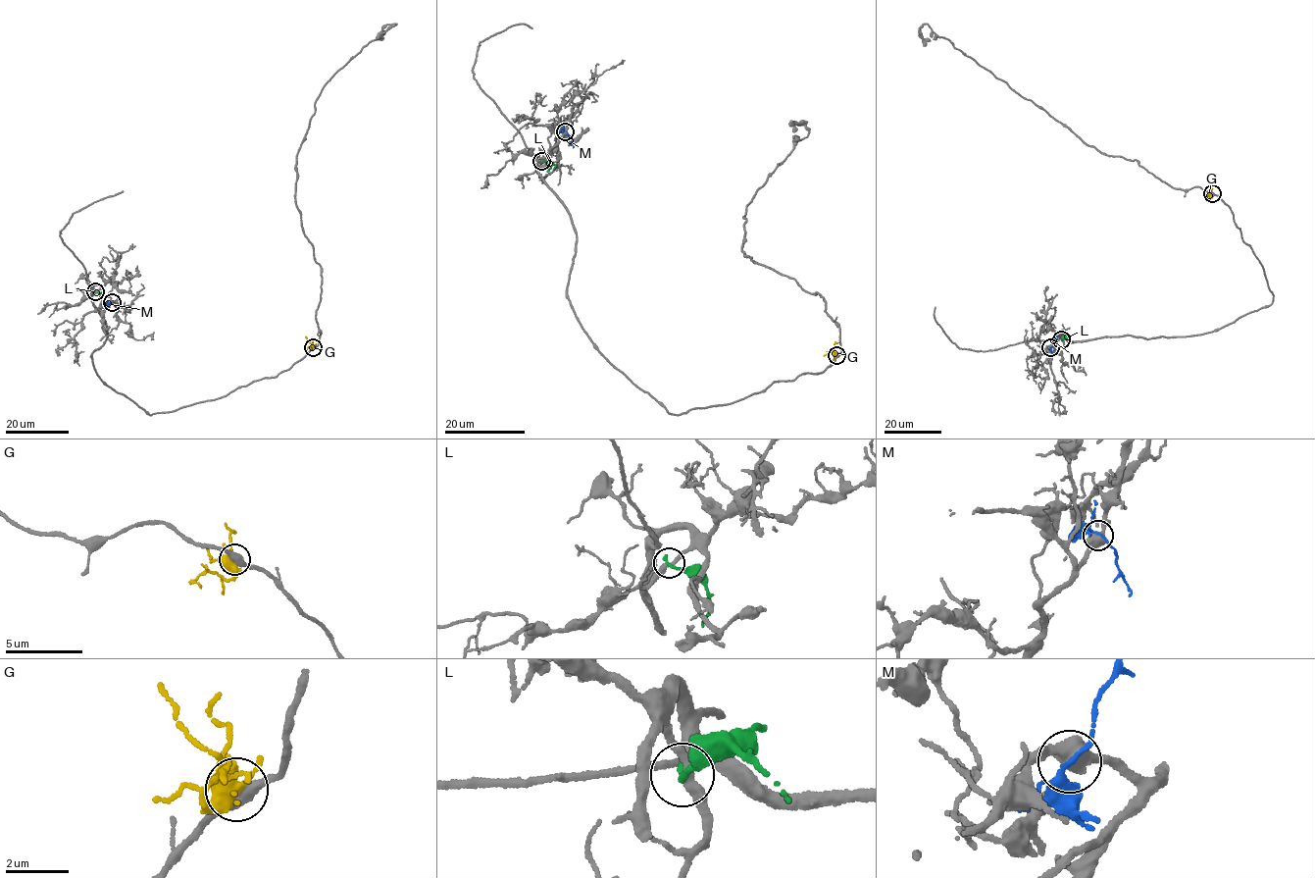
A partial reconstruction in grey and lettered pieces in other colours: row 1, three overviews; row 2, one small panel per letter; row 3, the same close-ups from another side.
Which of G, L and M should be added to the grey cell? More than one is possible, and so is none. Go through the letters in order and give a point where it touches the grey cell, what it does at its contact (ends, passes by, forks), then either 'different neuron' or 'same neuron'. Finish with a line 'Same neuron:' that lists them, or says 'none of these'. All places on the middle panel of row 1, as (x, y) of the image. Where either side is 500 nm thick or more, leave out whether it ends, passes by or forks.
G: (836, 355) | it forks | different neuron
L: (541, 161) | it ends | different neuron
M: (565, 131) | different neuron
Same neuron: none of these

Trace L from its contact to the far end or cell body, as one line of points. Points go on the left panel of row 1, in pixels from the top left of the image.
L: (95, 291), (102, 294), (102, 305)

